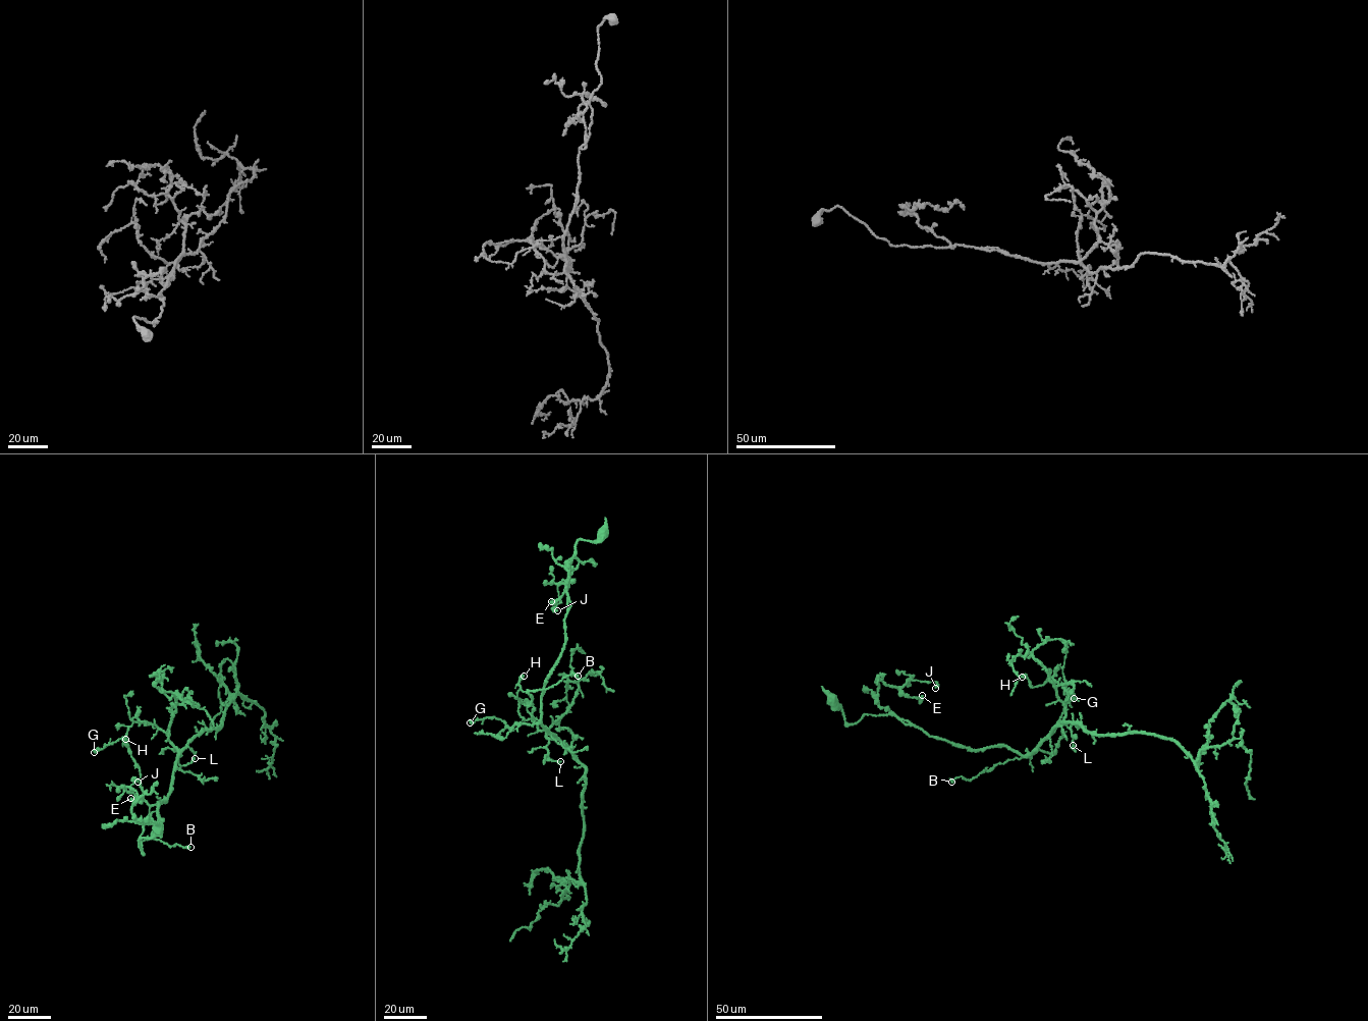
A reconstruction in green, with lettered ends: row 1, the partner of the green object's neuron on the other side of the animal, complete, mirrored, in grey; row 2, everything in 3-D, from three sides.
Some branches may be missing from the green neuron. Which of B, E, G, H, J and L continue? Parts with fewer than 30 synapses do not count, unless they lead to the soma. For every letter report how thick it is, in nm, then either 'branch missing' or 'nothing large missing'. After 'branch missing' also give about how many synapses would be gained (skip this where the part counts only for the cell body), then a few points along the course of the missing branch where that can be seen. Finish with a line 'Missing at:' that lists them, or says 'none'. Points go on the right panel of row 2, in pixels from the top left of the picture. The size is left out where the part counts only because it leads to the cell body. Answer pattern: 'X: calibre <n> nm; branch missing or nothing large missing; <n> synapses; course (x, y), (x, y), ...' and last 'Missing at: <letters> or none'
B: calibre 240 nm; nothing large missing
E: calibre 140 nm; nothing large missing
G: calibre 130 nm; nothing large missing
H: calibre 240 nm; nothing large missing
J: calibre 220 nm; nothing large missing
L: calibre 130 nm; nothing large missing
Missing at: none

